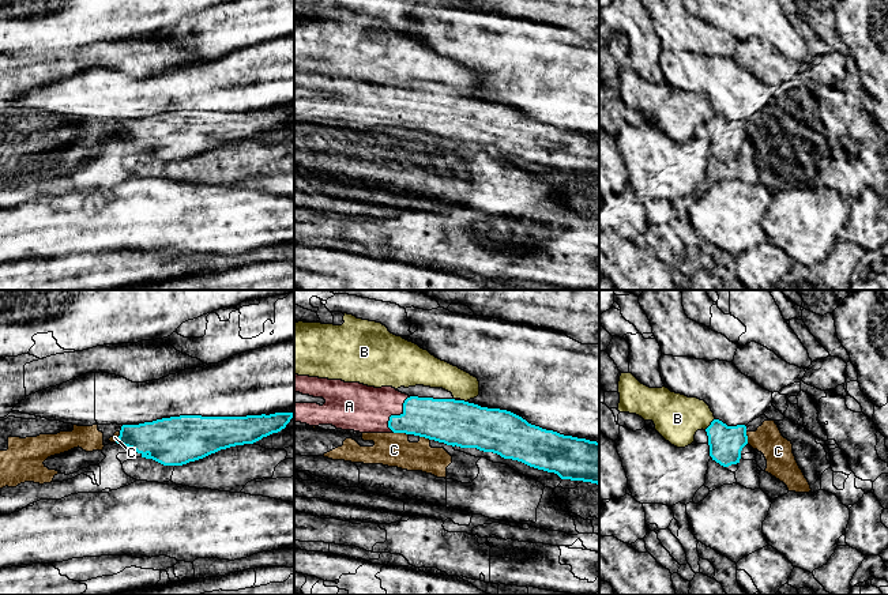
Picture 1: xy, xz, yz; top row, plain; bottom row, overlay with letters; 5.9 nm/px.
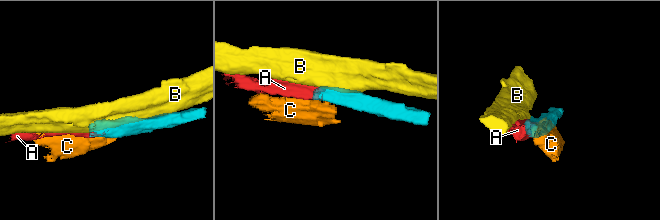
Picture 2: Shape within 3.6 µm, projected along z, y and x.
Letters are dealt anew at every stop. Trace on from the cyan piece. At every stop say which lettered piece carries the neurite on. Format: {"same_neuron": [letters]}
{"same_neuron": ["A"]}

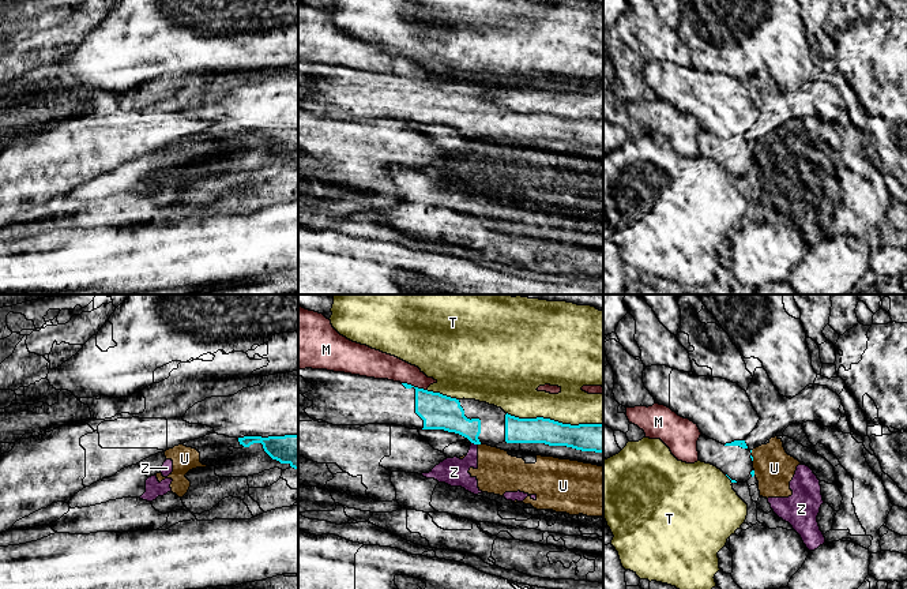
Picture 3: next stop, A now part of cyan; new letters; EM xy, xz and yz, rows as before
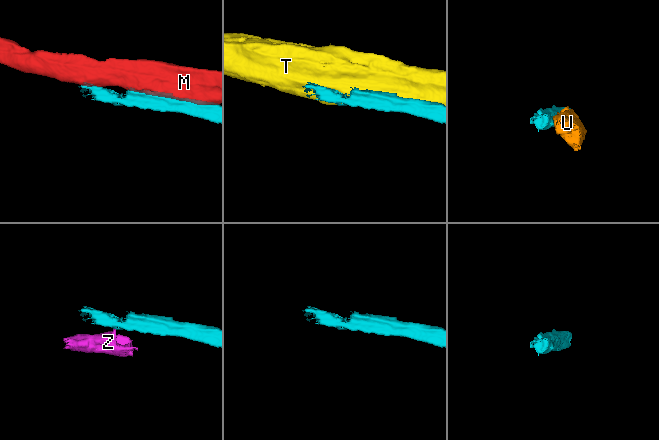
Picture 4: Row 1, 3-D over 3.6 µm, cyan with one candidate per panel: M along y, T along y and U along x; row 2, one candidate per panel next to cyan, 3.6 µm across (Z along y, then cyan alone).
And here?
{"same_neuron": []}

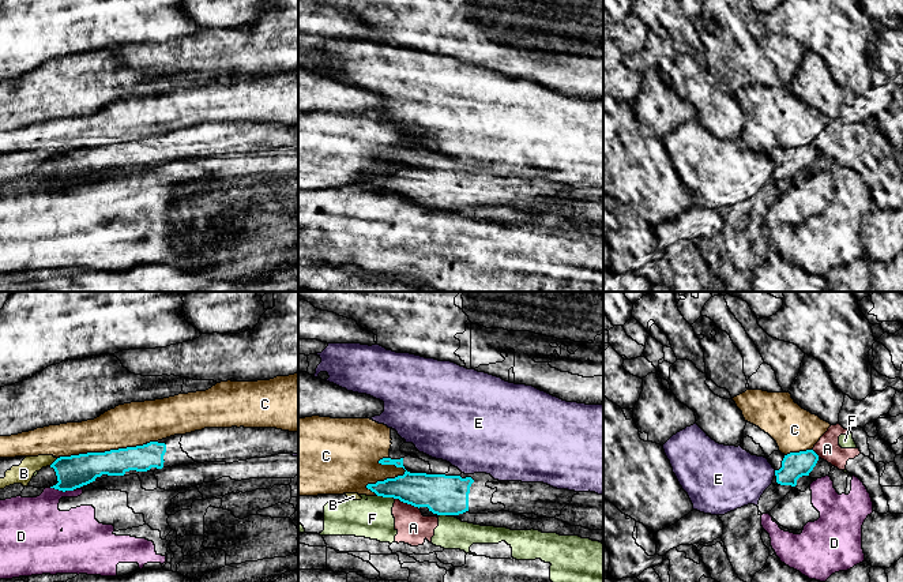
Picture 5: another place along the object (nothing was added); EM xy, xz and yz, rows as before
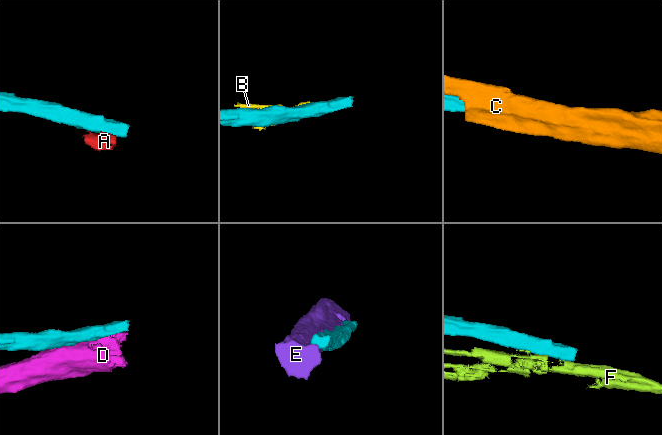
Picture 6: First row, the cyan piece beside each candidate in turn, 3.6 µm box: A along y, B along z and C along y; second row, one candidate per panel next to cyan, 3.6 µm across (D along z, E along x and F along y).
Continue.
{"same_neuron": []}

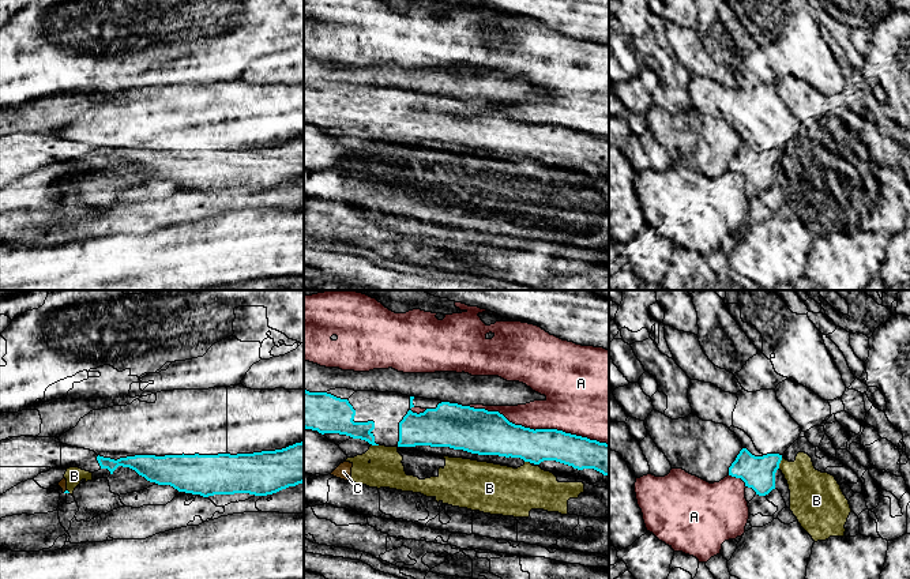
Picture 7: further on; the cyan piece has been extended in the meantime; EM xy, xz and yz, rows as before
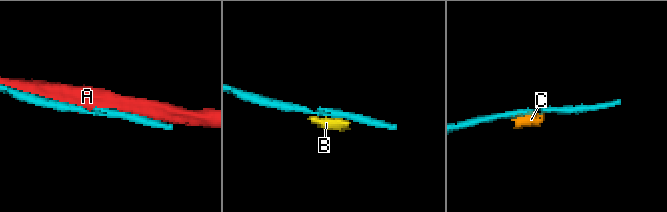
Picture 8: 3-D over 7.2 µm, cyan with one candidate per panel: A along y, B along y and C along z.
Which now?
{"same_neuron": []}

